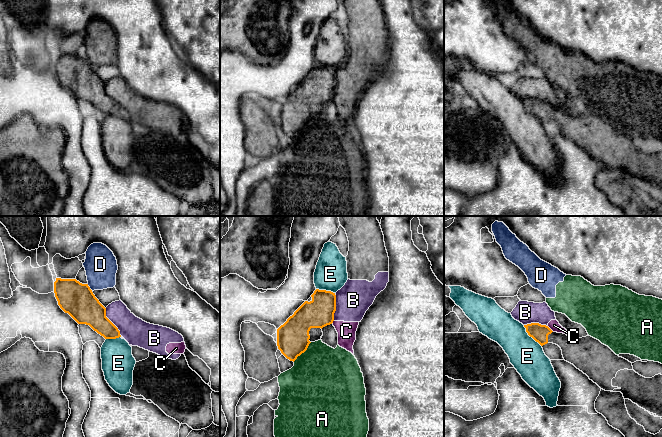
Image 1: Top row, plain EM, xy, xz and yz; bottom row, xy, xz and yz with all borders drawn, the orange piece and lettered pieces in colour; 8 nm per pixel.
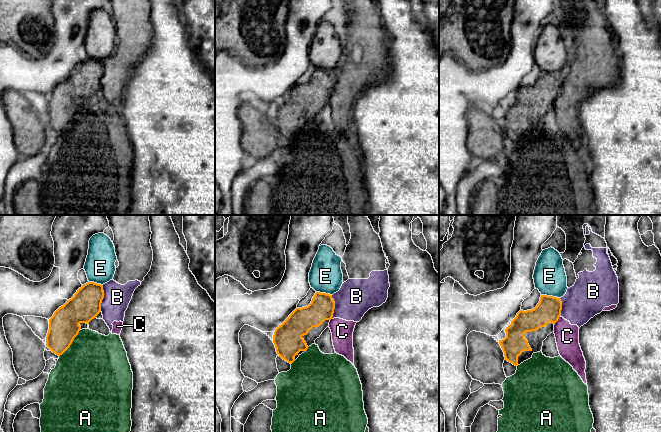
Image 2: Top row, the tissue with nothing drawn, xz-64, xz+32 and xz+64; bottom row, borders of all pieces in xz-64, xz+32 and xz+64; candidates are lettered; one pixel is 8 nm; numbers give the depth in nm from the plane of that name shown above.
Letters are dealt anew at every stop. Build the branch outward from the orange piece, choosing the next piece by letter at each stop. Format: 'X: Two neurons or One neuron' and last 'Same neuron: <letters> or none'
A: Two neurons
B: Two neurons
C: Two neurons
D: Two neurons
E: Two neurons
Same neuron: none

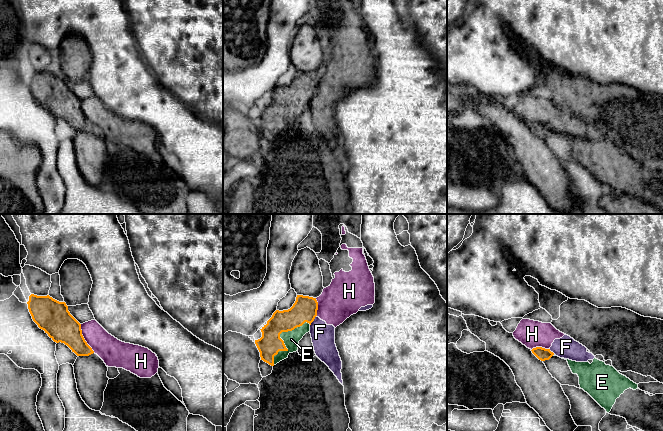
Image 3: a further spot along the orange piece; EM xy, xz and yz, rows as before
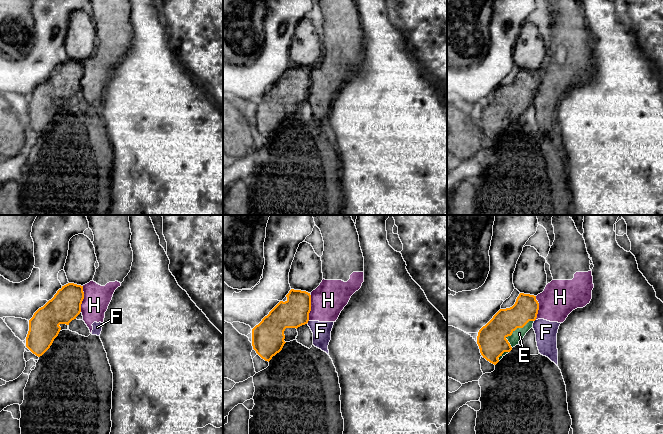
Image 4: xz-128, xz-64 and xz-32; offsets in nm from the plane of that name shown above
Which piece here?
E: One neuron
F: Two neurons
H: Two neurons
Same neuron: E

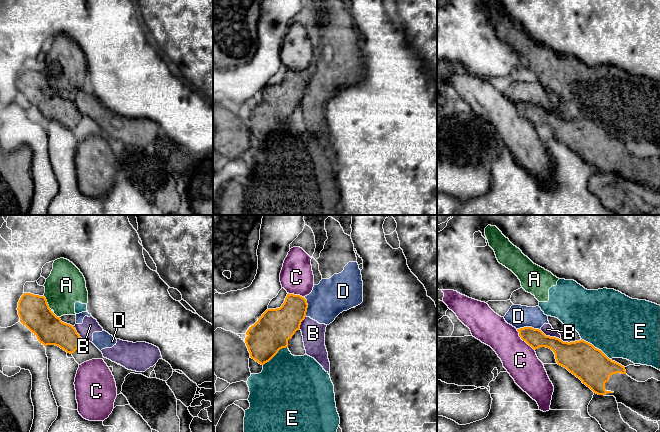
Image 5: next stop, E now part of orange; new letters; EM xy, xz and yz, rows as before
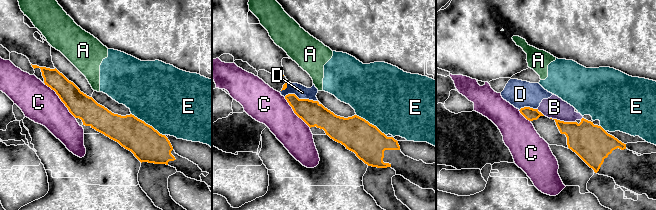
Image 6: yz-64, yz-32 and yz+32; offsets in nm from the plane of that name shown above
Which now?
A: Two neurons
B: Two neurons
C: Two neurons
D: Two neurons
E: Two neurons
Same neuron: none

